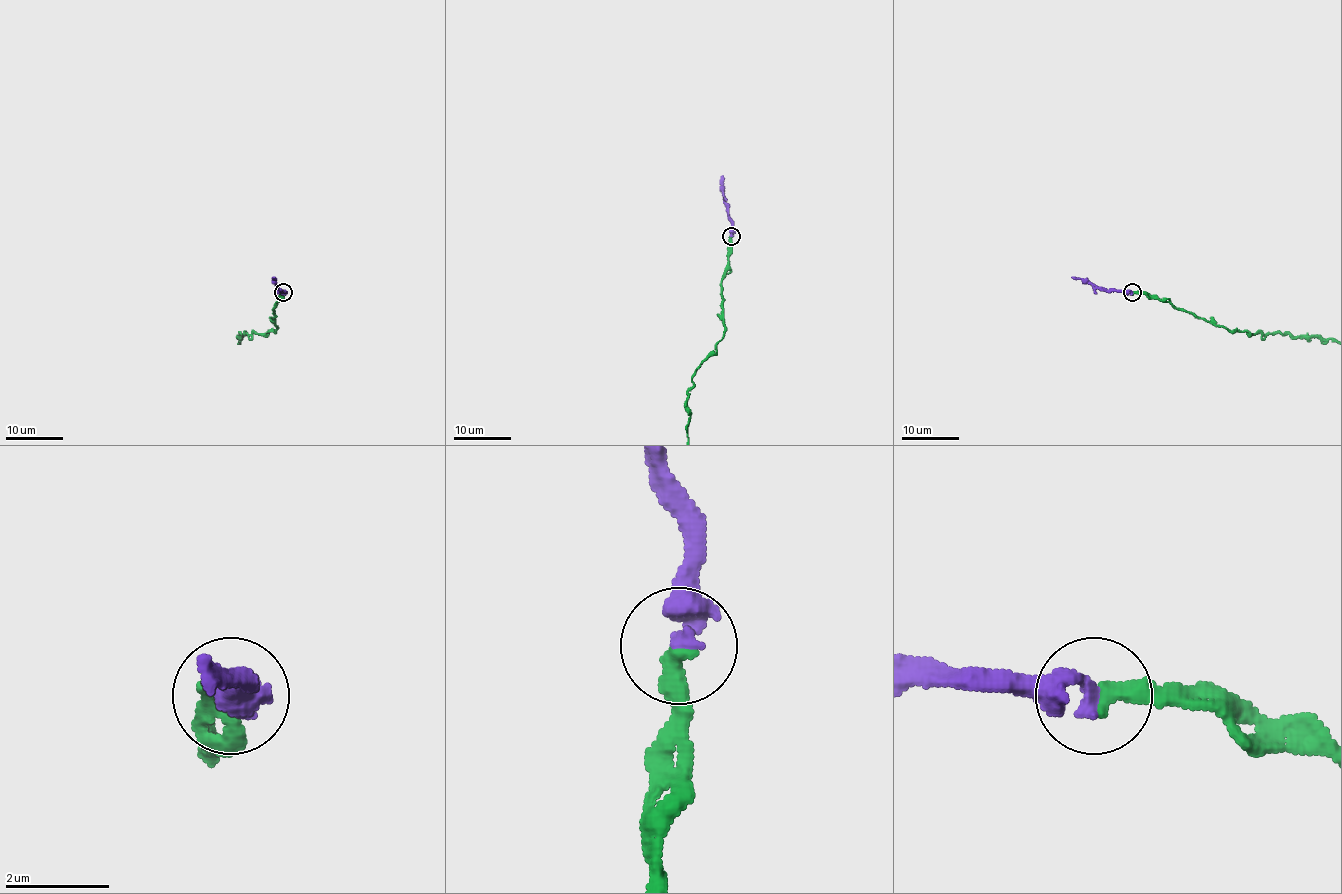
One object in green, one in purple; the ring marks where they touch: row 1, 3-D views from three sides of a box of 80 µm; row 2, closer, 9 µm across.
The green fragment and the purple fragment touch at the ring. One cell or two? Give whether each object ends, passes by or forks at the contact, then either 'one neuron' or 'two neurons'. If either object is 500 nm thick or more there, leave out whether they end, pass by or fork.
green ends; purple ends; one neuron

